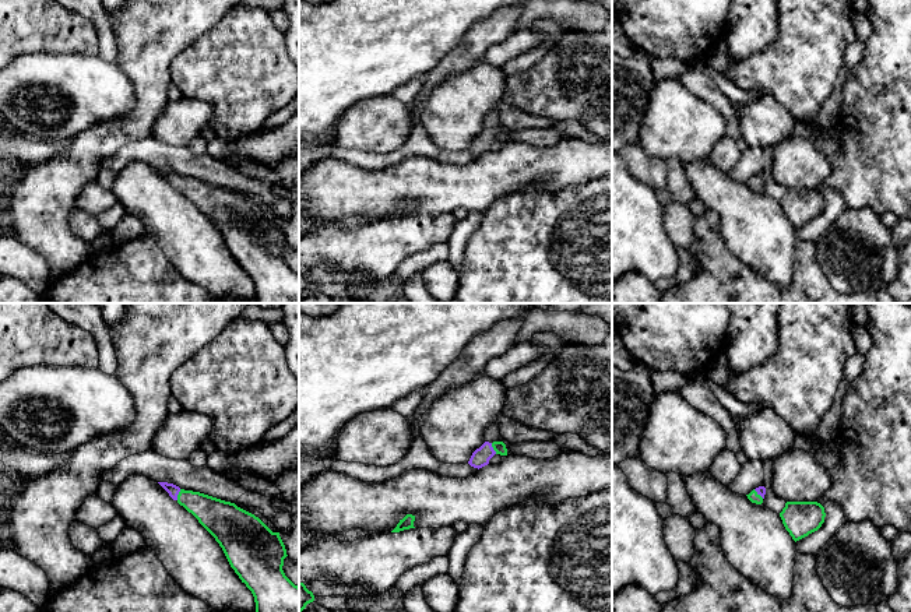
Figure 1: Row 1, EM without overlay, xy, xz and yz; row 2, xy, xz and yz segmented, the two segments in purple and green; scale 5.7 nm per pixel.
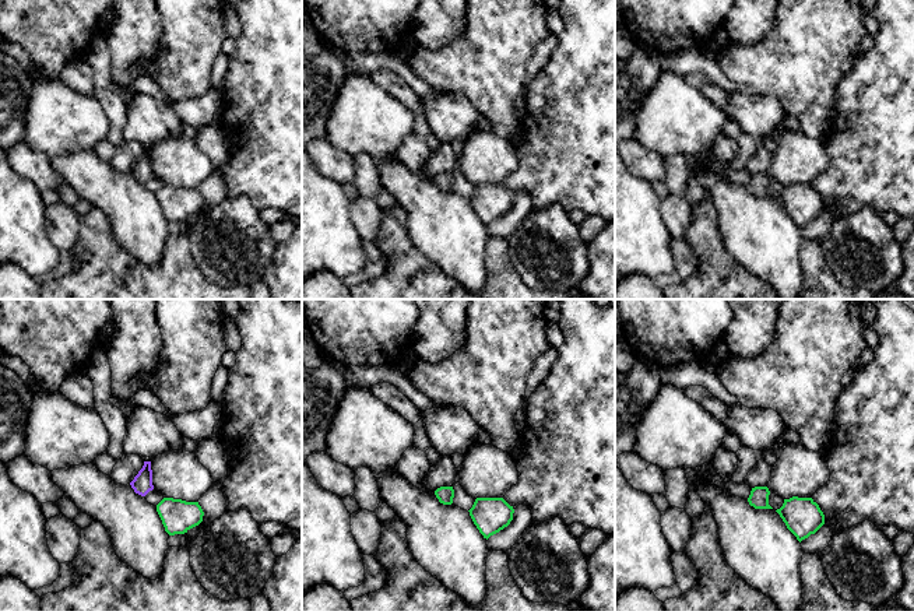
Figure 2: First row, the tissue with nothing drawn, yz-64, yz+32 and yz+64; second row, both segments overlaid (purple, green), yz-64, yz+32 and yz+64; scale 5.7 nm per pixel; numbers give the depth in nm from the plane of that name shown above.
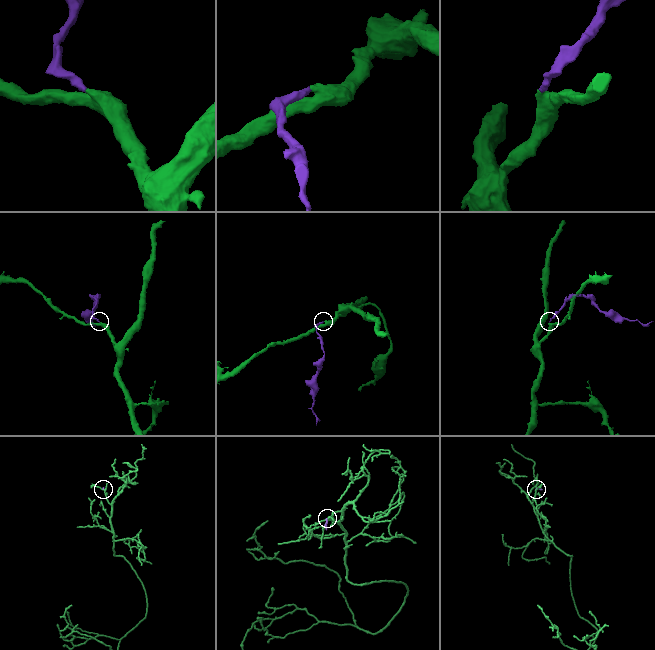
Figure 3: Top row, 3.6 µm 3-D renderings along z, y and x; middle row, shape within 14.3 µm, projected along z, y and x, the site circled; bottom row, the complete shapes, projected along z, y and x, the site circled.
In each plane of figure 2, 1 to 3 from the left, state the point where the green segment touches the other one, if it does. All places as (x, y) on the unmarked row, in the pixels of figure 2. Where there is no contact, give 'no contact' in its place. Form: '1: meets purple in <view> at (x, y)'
1: no contact
2: no contact
3: no contact

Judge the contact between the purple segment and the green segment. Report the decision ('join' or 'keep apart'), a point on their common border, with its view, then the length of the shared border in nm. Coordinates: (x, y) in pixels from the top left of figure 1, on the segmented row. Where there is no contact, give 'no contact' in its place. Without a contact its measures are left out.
join | xy (178, 493) | 70 nm

